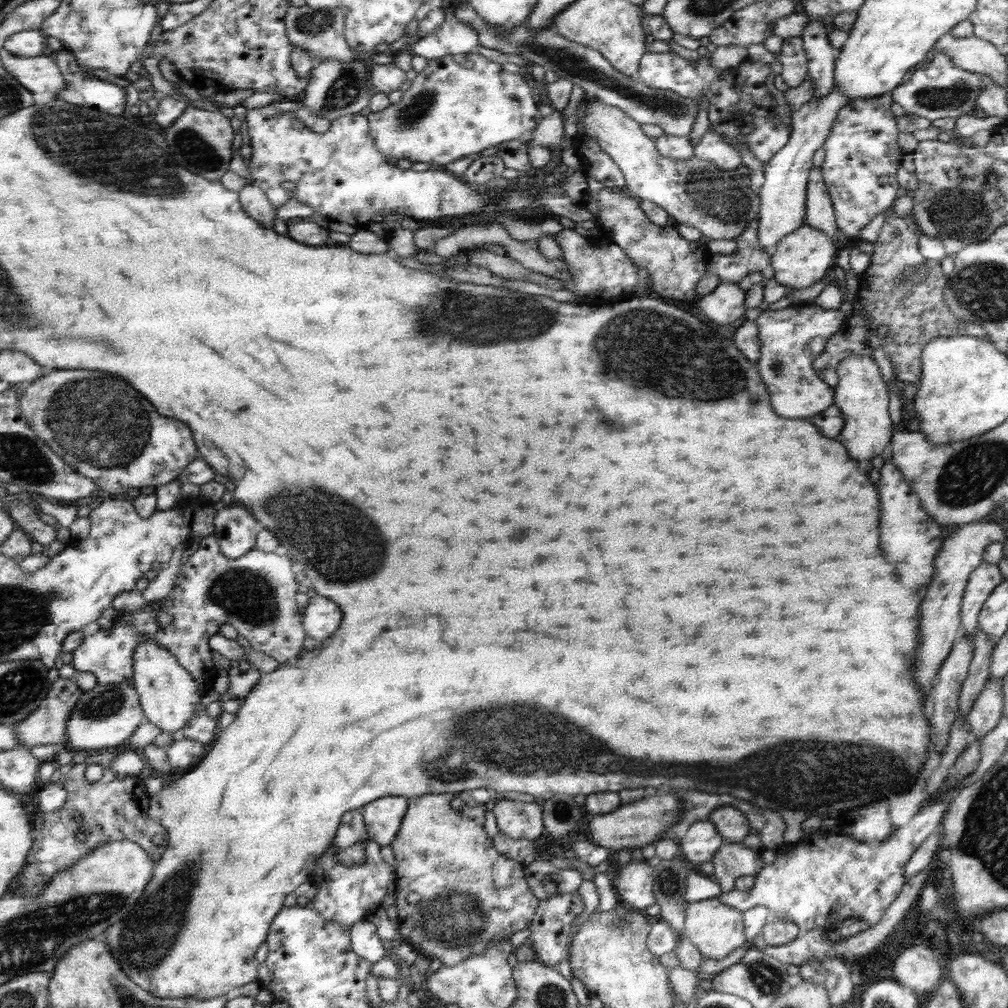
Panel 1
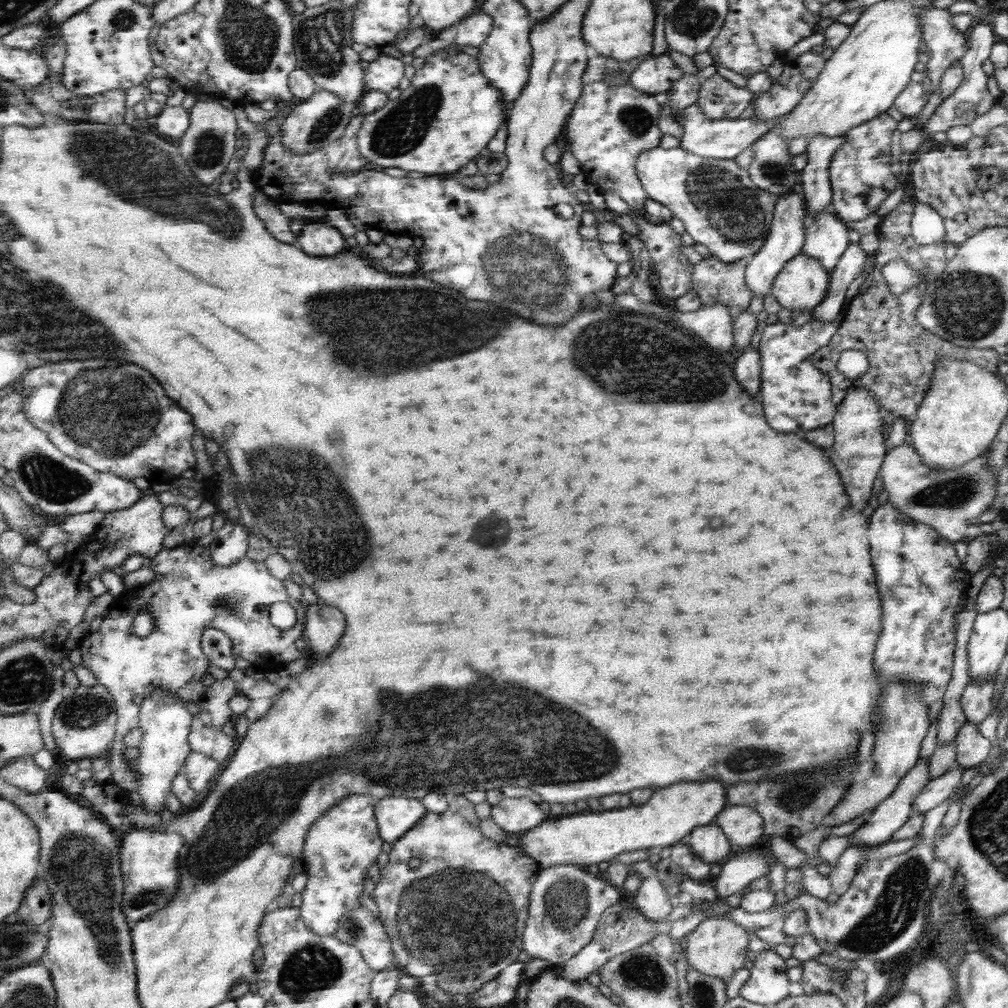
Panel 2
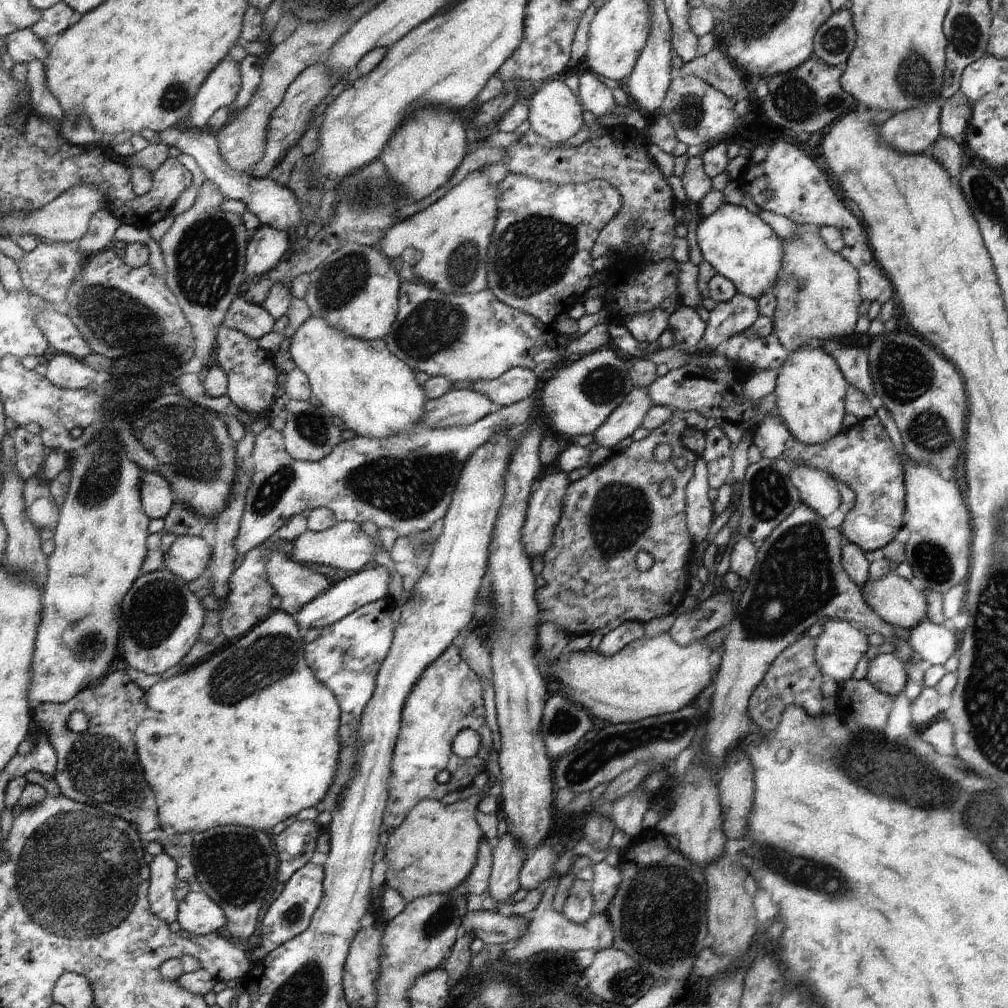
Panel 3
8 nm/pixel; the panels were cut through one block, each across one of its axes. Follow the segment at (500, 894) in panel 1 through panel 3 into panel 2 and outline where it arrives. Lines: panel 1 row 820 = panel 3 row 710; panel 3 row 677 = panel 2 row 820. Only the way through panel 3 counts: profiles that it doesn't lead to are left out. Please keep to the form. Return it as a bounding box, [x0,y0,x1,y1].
[373,796,541,996]

